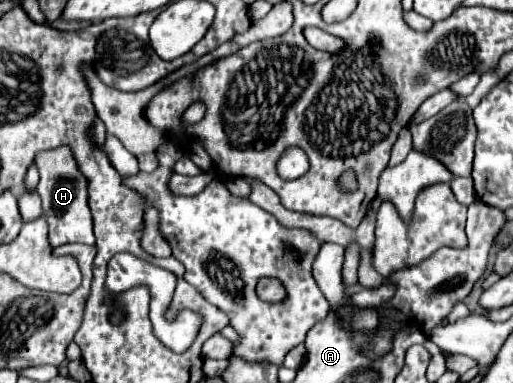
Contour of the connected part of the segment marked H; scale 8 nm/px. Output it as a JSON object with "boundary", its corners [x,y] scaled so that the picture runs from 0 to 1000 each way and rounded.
{"boundary":[[[117,379],[109,389],[74,399],[70,431],[78,446],[78,478],[70,499],[82,514],[82,551],[97,587],[97,640],[101,645],[125,634],[183,640],[179,556],[172,546],[172,467],[164,462],[164,452],[156,452],[140,389],[133,389],[133,379]]]}

